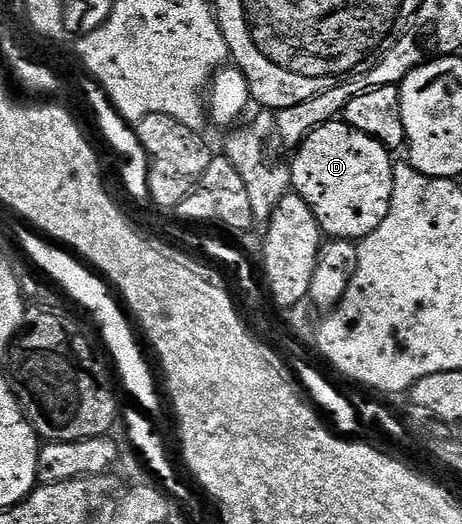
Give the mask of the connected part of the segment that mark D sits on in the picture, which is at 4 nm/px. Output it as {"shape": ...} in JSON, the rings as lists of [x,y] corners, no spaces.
{"shape":[[[334,120],[323,124],[305,137],[305,141],[296,147],[297,154],[291,161],[291,190],[311,208],[326,239],[348,238],[360,240],[375,232],[389,211],[391,192],[393,191],[393,163],[390,151],[384,144],[371,136],[351,128],[344,120]]]}

